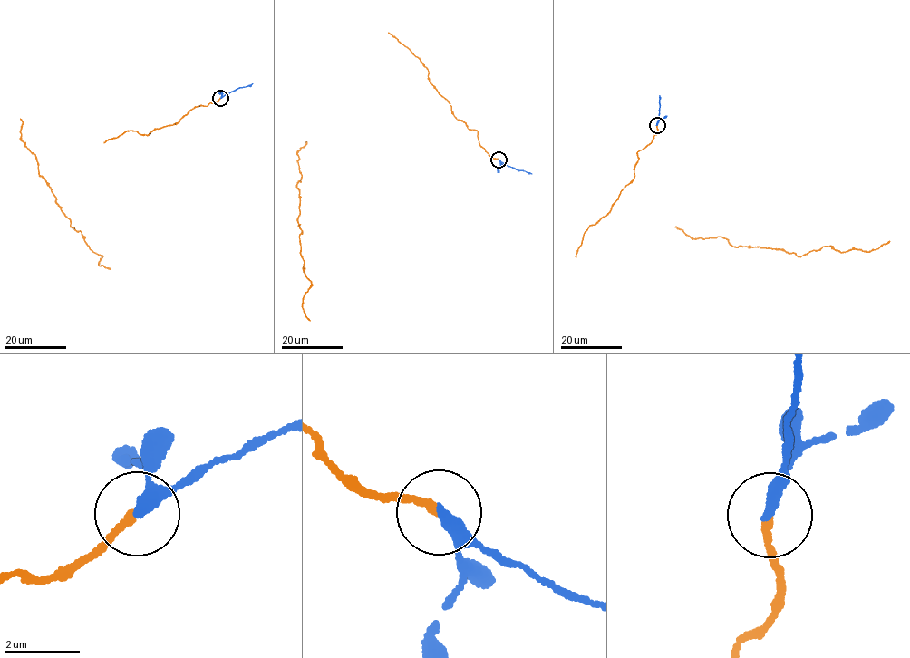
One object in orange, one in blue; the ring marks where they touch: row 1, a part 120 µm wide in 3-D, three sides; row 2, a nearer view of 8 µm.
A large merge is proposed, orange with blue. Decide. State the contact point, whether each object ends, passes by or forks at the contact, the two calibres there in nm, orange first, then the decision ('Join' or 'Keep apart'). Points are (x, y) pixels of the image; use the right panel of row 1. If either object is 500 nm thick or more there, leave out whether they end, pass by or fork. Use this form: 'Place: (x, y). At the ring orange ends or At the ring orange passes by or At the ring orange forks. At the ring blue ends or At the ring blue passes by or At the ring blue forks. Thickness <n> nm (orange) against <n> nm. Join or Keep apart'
Place: (657, 125). At the ring orange ends. At the ring blue ends. Thickness 190 nm (orange) against 360 nm. Join

